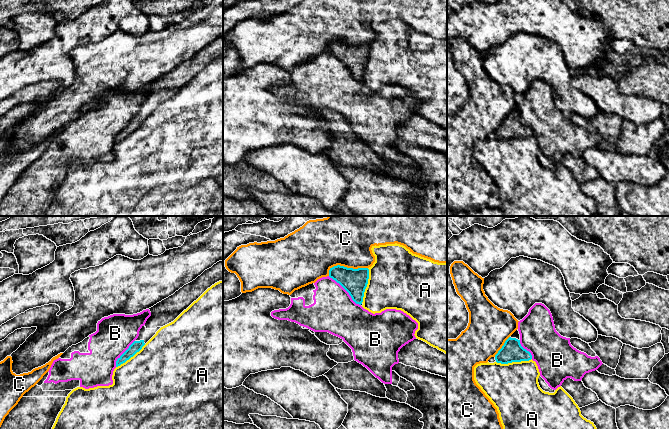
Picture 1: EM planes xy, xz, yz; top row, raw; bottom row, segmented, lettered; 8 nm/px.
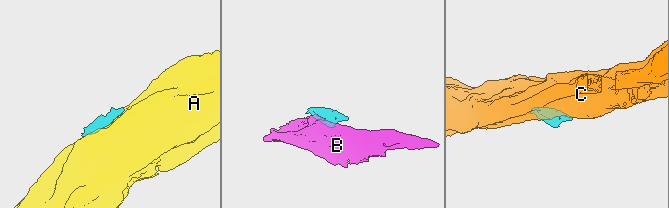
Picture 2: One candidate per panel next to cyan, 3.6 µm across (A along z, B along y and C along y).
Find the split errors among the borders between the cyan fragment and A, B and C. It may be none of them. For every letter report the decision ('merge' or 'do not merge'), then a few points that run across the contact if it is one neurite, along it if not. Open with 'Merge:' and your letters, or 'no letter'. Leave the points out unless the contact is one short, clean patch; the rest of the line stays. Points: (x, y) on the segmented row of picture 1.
Merge: no letter
A: do not merge
B: do not merge; line xz (328, 276), (334, 279), (360, 305)
C: do not merge

